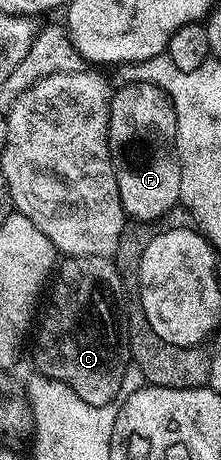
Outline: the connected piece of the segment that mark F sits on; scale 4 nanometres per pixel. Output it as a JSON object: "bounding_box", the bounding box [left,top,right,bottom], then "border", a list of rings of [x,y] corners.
{"bounding_box":[109,81,181,224],"border":[[[129,81],[112,92],[109,100],[109,156],[113,162],[119,197],[130,220],[152,224],[181,203],[181,165],[177,157],[177,118],[167,92],[155,83]]]}

